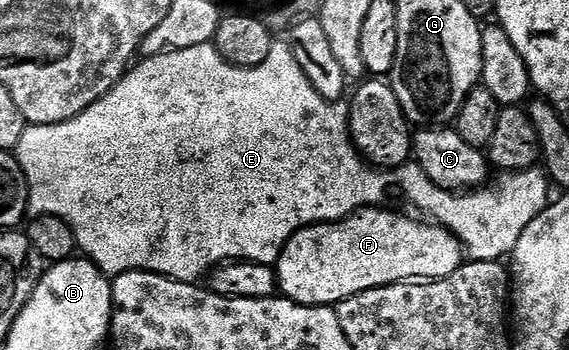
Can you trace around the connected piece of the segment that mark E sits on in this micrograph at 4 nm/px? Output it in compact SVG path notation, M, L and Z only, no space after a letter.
M286 40L275 41L274 47L268 52L268 60L264 60L264 64L259 66L234 66L222 59L222 53L213 44L170 50L167 54L142 58L137 64L131 65L126 75L103 98L96 100L96 104L92 104L84 112L80 112L80 116L60 124L27 125L24 136L20 136L16 157L30 189L29 213L34 216L39 214L60 216L60 220L64 220L74 229L78 250L108 276L117 276L133 270L147 270L177 282L195 284L201 283L212 268L221 266L227 260L274 266L284 244L298 230L305 226L314 226L317 222L340 222L349 214L355 214L356 211L364 210L368 206L385 207L393 203L390 202L393 198L407 198L416 209L426 213L423 215L429 221L451 230L461 242L463 251L473 261L496 262L505 259L514 251L516 240L524 236L524 228L528 228L528 224L532 224L532 220L540 216L540 212L546 209L552 198L551 183L545 173L538 168L503 173L502 179L498 183L495 181L489 188L455 192L441 190L436 184L432 184L432 180L424 176L424 172L417 164L398 166L395 170L371 166L350 141L350 112L347 103L324 100L324 96L320 96L316 88L308 84L308 76L304 76L304 68L296 64L296 56L292 56L292 48Z

